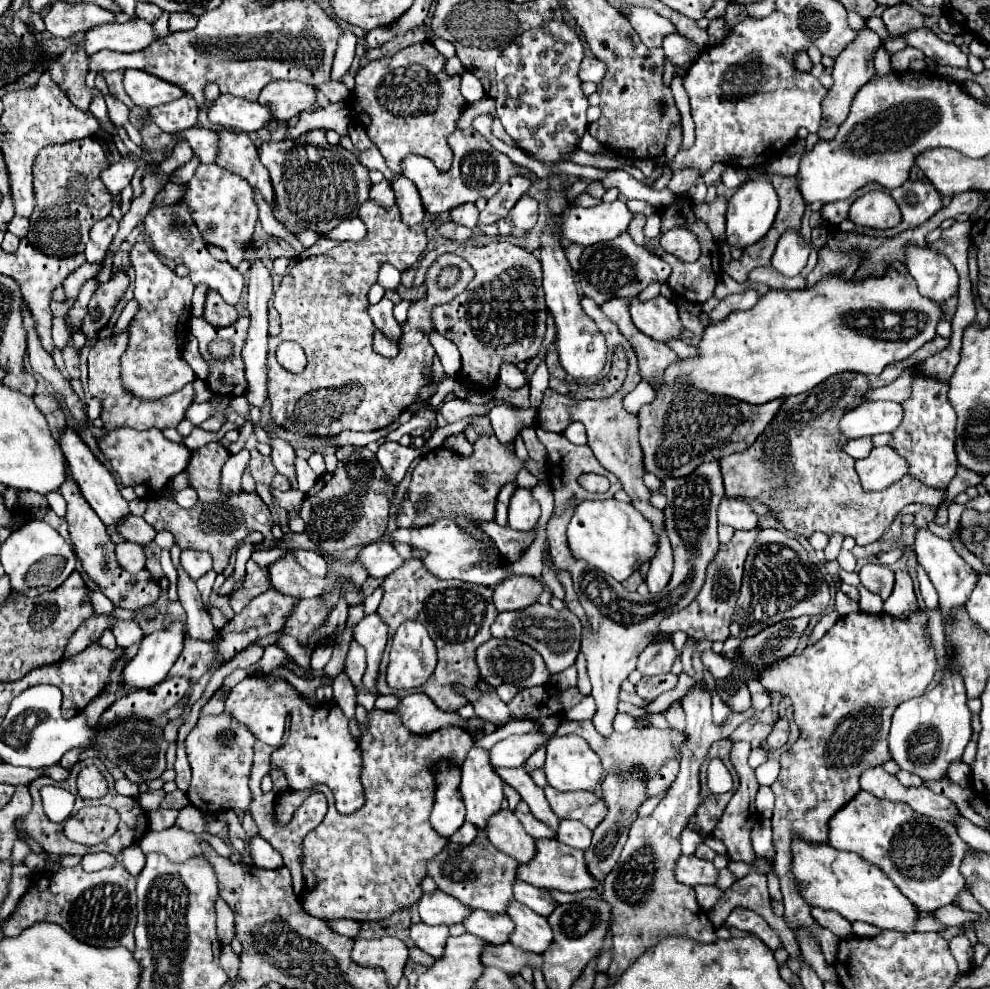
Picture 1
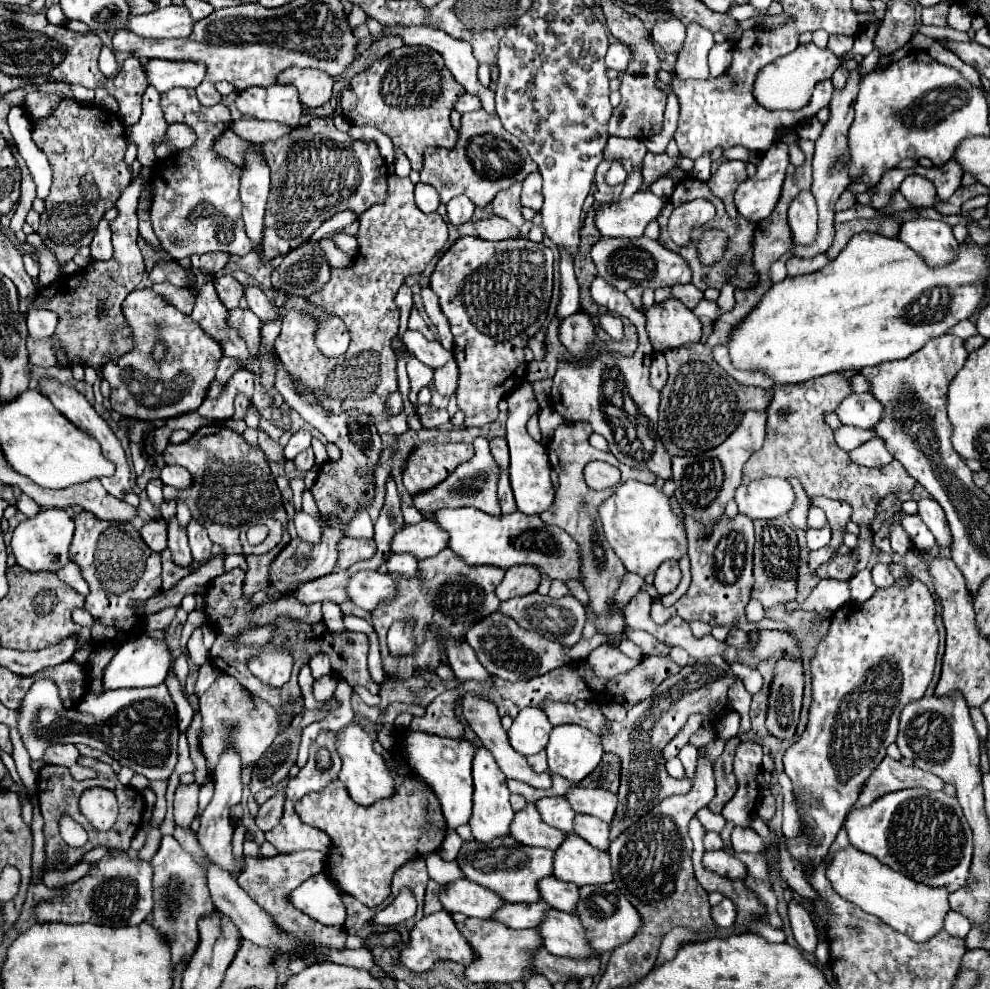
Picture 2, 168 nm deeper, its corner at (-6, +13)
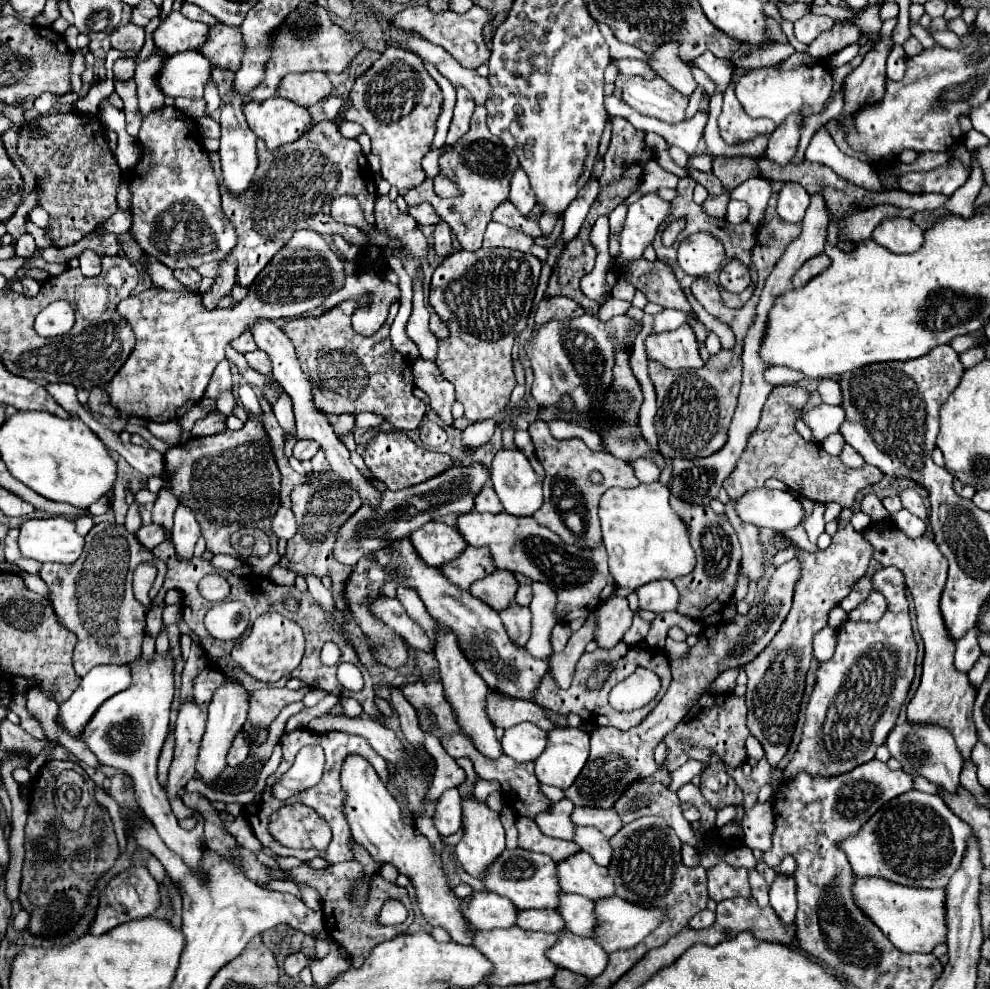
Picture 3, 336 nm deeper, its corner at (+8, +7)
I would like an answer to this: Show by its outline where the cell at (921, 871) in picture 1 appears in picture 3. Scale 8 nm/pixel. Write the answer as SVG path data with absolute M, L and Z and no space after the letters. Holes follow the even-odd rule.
M908 791L904 795L898 795L888 805L884 805L868 823L864 823L862 831L858 831L854 837L848 837L840 843L840 847L846 851L848 861L852 865L852 871L858 877L882 877L900 885L912 885L912 887L946 887L952 873L960 867L968 839L972 835L972 829L968 823L958 819L942 801L940 795L930 795L922 791Z

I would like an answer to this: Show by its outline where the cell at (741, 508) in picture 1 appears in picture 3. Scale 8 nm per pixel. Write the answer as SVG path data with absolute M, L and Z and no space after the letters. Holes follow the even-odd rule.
M766 487L750 491L736 501L736 511L742 521L772 531L788 531L804 521L804 507L790 491L770 491Z

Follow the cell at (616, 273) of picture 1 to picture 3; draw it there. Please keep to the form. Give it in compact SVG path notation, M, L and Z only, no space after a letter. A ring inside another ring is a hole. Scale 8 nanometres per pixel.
M638 259L626 269L616 267L616 273L620 277L626 277L636 289L640 289L648 297L648 301L658 303L664 309L684 311L688 315L688 325L692 327L698 343L706 341L710 331L704 327L704 323L700 319L694 317L692 307L680 287L680 283L676 281L672 269L666 263L662 263L662 261L650 263L646 259Z

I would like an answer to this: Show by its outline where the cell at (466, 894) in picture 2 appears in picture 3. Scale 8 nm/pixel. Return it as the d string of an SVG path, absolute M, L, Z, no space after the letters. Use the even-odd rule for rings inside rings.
M472 893L464 917L470 919L476 929L490 931L490 929L508 929L516 925L520 909L510 901L496 893Z

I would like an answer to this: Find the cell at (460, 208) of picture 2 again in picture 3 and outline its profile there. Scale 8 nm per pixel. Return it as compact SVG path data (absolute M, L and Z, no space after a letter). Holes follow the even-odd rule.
M442 221L436 225L436 231L434 231L434 251L440 257L448 257L452 253L450 249L452 249L452 233L448 223Z

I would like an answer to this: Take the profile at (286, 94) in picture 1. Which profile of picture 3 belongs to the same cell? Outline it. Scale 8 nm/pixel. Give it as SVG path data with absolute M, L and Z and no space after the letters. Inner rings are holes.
M312 71L312 73L290 73L278 85L278 95L300 103L304 107L312 107L318 101L326 99L332 93L332 83L326 73Z

